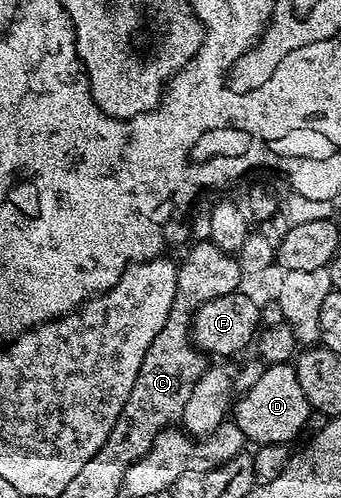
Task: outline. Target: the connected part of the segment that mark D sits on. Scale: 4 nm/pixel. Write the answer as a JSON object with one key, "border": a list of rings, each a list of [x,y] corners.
{"border":[[[268,364],[253,387],[249,387],[234,402],[233,420],[235,425],[243,432],[248,442],[255,441],[256,446],[260,445],[285,445],[294,442],[294,437],[307,425],[307,420],[313,417],[313,410],[305,399],[305,391],[301,391],[301,383],[297,383],[294,364]]]}

